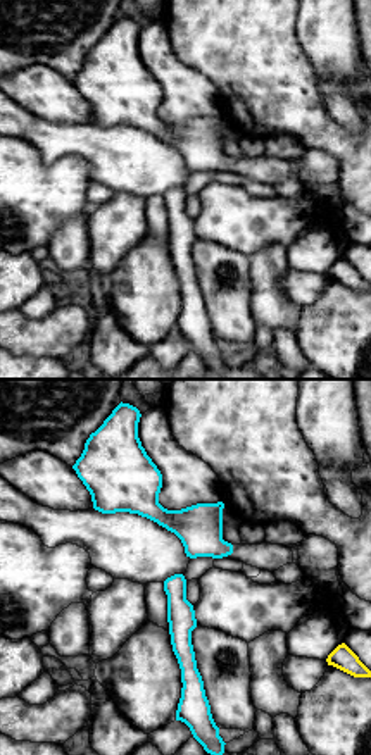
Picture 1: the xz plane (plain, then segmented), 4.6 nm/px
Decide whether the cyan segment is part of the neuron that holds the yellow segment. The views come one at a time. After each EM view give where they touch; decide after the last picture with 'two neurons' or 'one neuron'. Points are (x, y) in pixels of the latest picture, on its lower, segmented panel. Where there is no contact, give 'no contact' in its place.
no contact

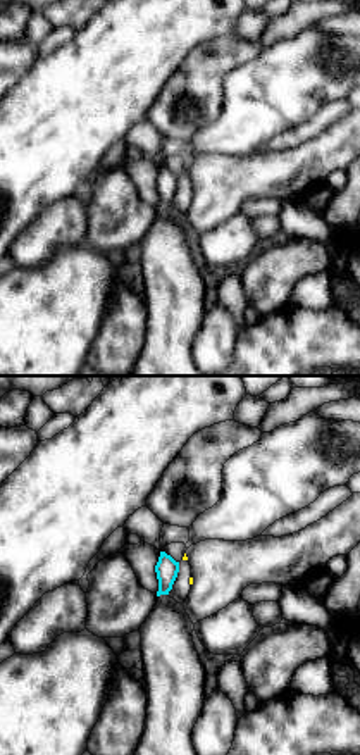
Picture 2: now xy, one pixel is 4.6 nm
no contact

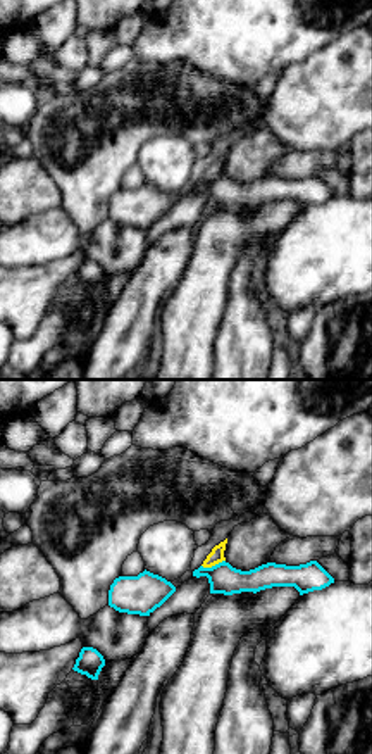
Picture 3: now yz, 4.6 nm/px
contact (212, 565)

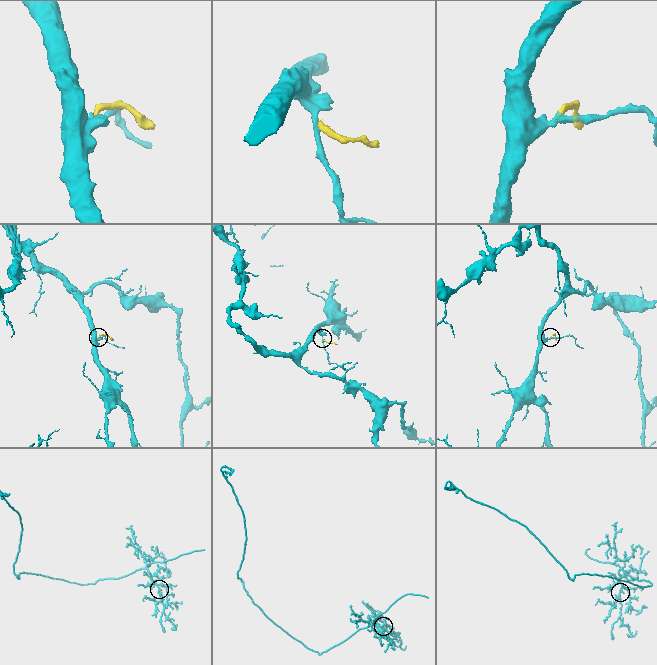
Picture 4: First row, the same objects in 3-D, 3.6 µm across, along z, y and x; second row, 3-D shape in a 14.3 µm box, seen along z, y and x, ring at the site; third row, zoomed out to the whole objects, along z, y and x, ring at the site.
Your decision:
two neurons

